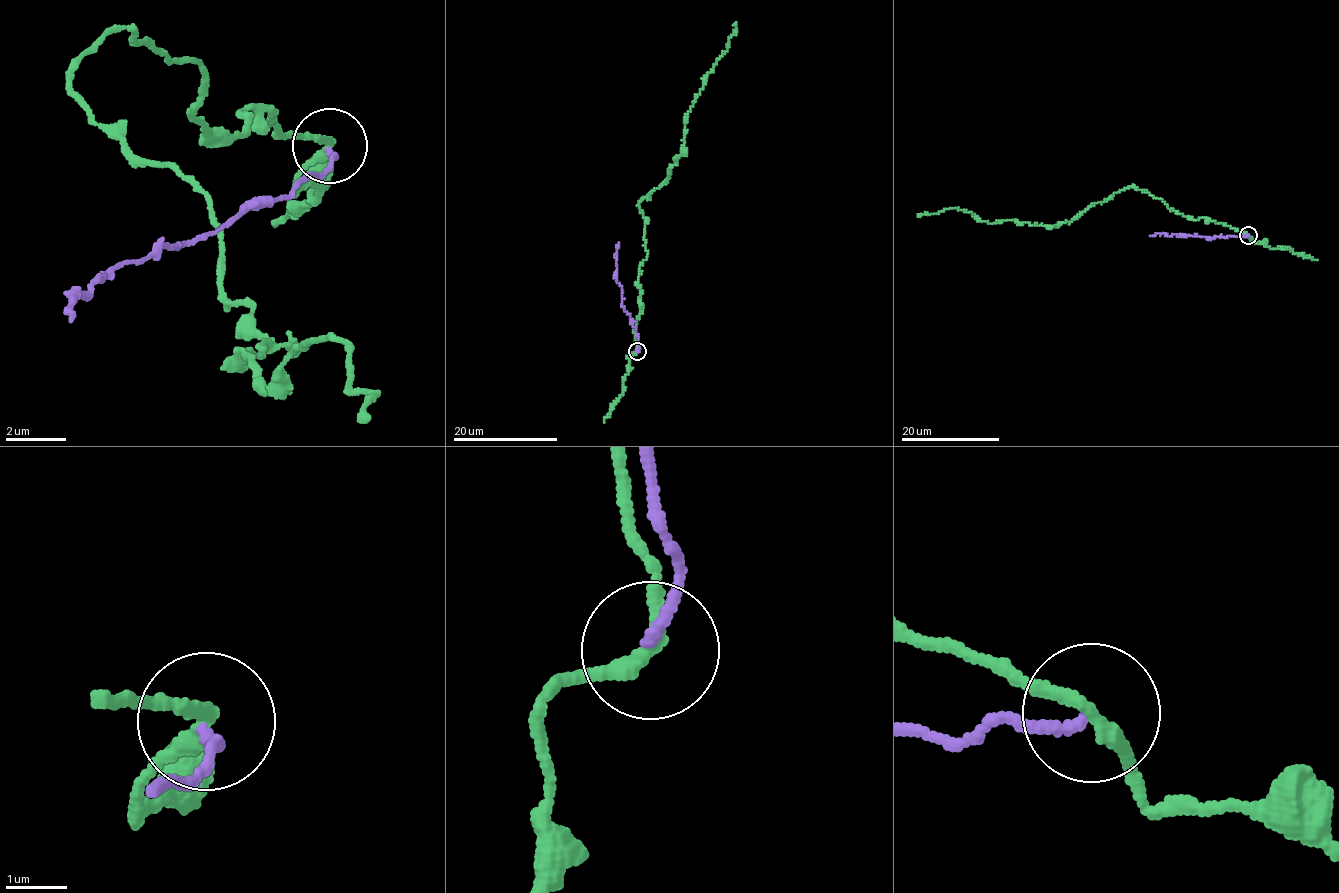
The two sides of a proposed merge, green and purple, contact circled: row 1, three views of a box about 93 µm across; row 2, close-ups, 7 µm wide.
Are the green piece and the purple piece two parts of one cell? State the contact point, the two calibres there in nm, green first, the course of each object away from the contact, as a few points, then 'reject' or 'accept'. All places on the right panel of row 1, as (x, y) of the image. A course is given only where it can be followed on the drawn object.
at (1248, 235); 240 nm thick on the green side, 180 nm on the other; green runs (1248, 235), (1212, 220), (1183, 217), (1133, 186), (1051, 226), (1013, 219), (989, 223), (953, 207), (918, 216); purple runs (1248, 235), (1151, 236); reject

